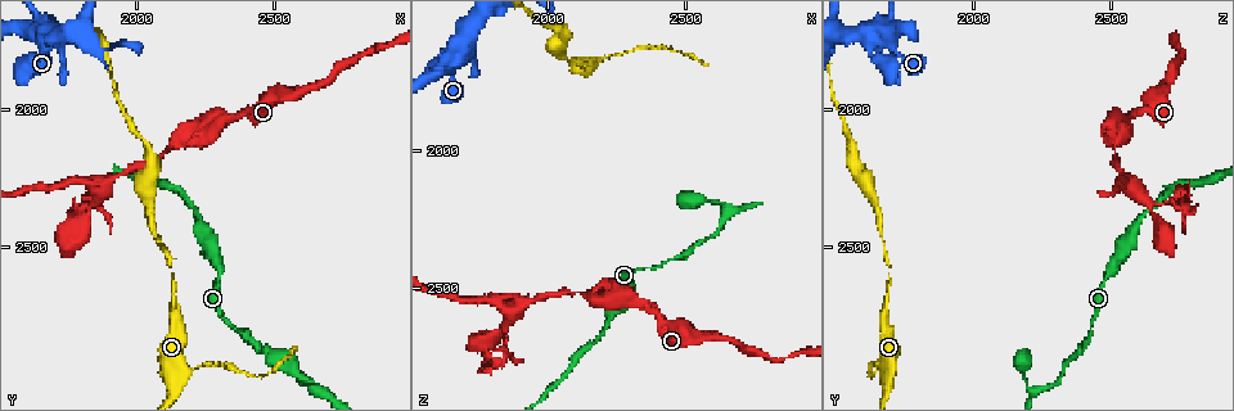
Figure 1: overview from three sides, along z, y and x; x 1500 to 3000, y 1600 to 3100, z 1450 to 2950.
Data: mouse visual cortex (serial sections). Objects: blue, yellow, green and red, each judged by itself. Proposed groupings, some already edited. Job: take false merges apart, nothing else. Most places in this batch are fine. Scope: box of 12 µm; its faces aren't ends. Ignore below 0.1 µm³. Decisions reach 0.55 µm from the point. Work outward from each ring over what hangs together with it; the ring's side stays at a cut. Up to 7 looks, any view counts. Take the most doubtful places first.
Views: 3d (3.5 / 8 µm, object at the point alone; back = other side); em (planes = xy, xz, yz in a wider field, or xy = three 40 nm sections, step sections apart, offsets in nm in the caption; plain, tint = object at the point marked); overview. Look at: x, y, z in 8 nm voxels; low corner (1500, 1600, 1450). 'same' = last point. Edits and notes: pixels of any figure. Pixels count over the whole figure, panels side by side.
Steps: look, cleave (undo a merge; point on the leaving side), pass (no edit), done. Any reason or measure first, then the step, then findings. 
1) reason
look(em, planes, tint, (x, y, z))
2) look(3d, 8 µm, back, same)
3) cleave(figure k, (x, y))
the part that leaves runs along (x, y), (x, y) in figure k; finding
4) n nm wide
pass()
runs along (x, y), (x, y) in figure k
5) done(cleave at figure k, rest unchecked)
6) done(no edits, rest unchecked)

thin neck
look(3d, 3.5 µm, (2380, 2800, 2430))

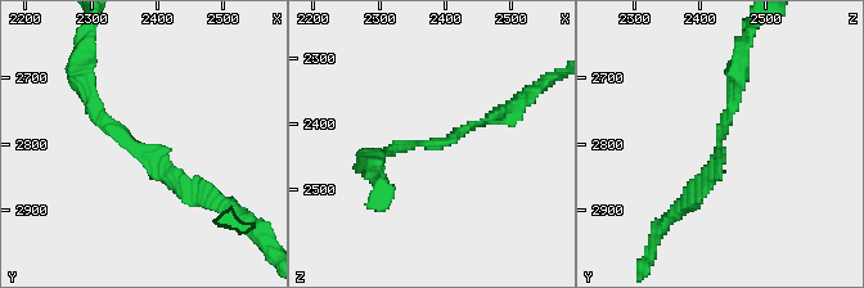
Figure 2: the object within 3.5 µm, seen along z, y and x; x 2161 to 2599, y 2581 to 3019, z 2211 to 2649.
arms of 150, 150 nm; need the tissue
look(em, xy, step 5, tint, (2365, 2805, 2435))

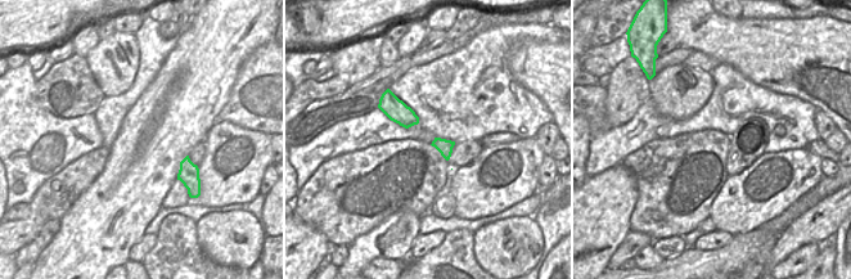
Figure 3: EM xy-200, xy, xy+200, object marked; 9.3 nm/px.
pass()
runs along (84, 79), (103, 118), (198, 197) in figure 2; continuous, no second cell

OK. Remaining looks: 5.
look(3d, 3.5 µm, back, (1650, 1740, 1670))

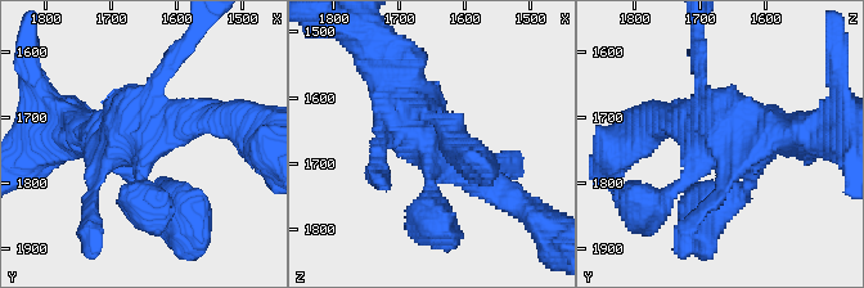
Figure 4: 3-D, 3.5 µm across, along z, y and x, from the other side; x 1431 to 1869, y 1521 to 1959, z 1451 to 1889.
shape alone is not enough
look(em, xy, step 2, tint, (1650, 1740, 1675))

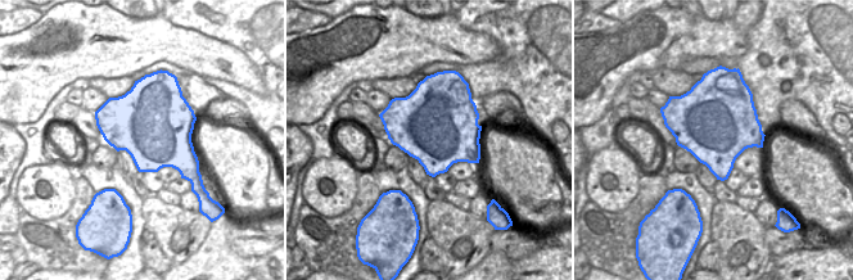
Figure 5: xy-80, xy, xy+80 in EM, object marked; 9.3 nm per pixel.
pass()
runs along (648, 203), (724, 133), (787, 133) in figure 4; continuous, no second cell

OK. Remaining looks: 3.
branch point
look(3d, 3.5 µm, (2260, 2060, 2540))

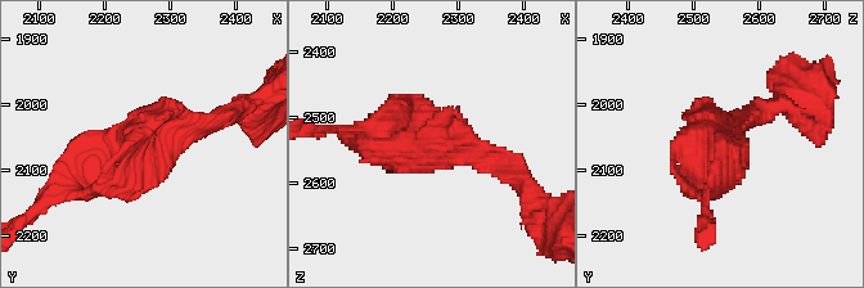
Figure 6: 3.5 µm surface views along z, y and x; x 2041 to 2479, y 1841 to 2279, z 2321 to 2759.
pass()
runs along (206, 127), (59, 183) in figure 6; continuous, no second cell

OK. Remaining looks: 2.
done(no edits, rest unchecked)

